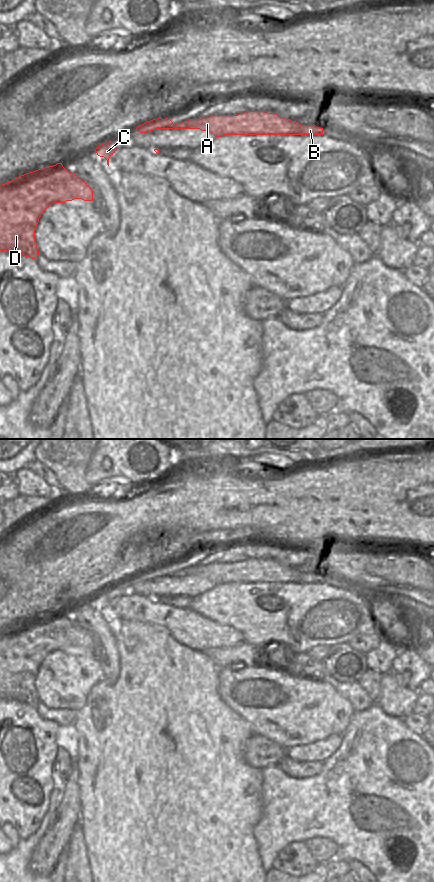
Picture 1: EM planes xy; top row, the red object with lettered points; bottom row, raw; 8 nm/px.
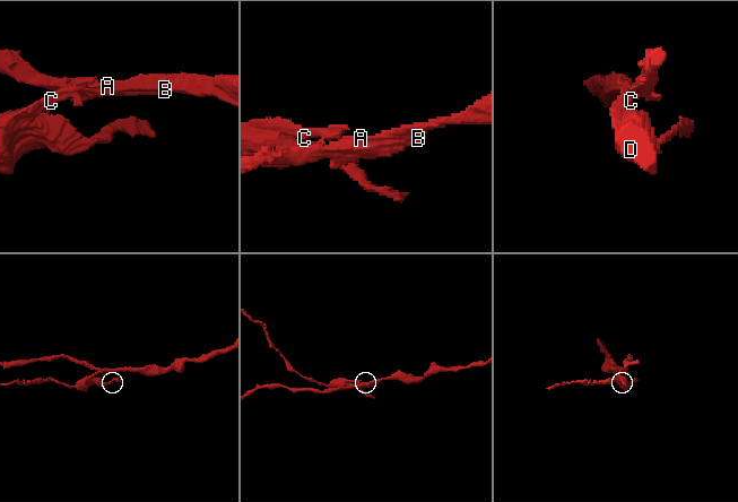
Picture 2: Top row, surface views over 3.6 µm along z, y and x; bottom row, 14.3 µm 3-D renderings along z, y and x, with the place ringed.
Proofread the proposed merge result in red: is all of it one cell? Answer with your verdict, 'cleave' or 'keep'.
cleave

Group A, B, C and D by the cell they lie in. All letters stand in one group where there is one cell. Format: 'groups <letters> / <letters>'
groups A B / C D

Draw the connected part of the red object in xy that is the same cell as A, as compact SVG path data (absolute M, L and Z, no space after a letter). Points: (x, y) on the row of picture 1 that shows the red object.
M246 111L238 115L212 115L190 119L174 129L200 129L215 137L224 135L323 135L323 128L302 125L266 111Z

